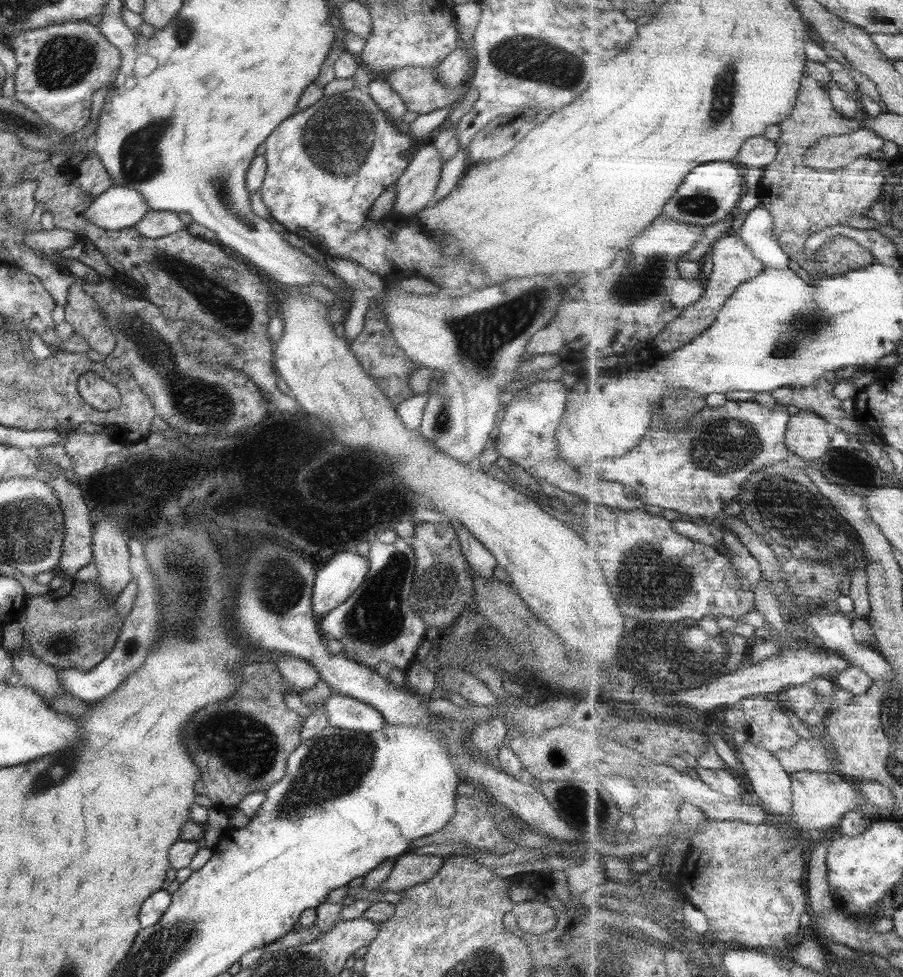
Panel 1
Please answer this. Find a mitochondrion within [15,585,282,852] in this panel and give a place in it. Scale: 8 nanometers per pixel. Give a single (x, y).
(56, 772)

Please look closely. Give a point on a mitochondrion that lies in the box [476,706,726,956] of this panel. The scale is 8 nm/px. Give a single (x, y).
(574, 803)

